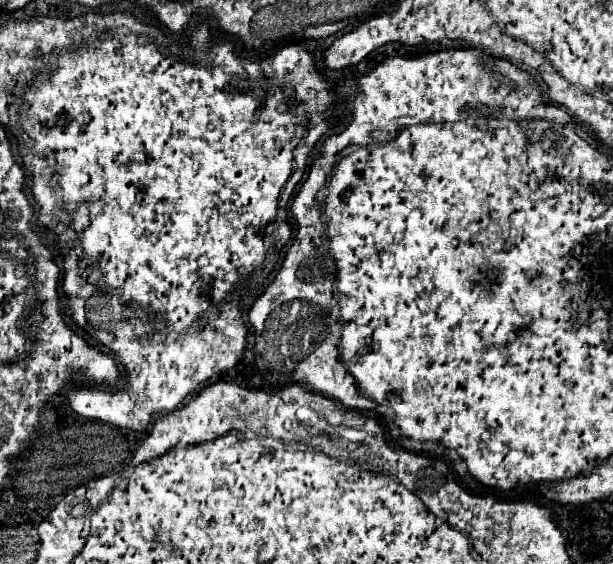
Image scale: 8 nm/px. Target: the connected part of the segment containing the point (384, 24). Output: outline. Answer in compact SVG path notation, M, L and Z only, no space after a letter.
M378 16L364 22L350 34L344 34L324 52L326 66L340 70L358 64L368 52L388 42L388 26L390 26L390 18Z

